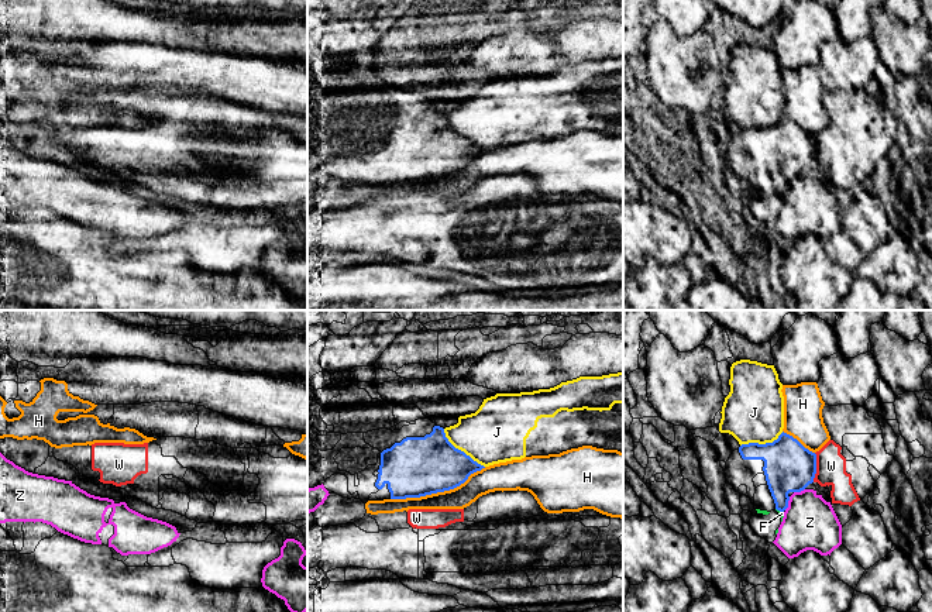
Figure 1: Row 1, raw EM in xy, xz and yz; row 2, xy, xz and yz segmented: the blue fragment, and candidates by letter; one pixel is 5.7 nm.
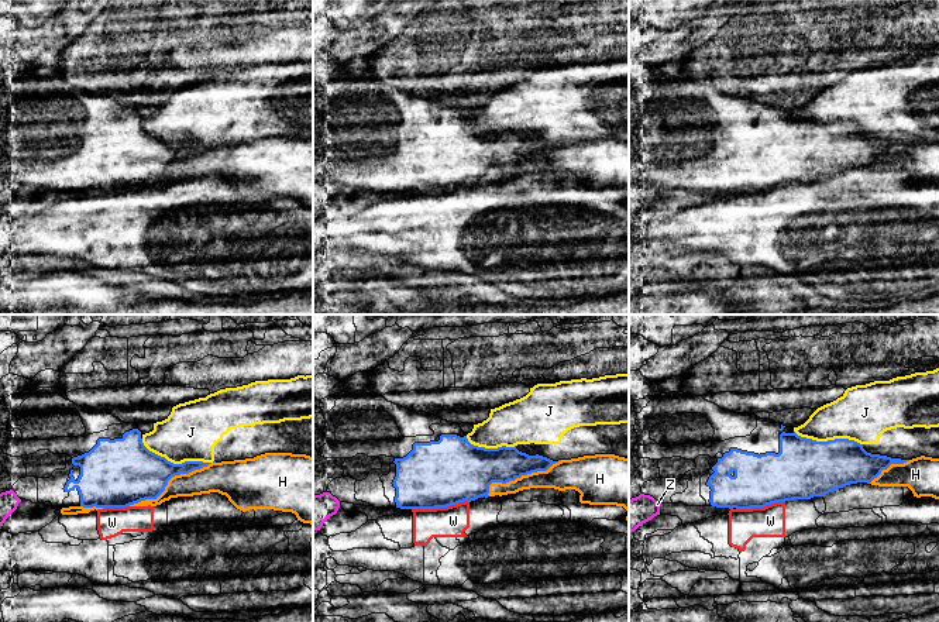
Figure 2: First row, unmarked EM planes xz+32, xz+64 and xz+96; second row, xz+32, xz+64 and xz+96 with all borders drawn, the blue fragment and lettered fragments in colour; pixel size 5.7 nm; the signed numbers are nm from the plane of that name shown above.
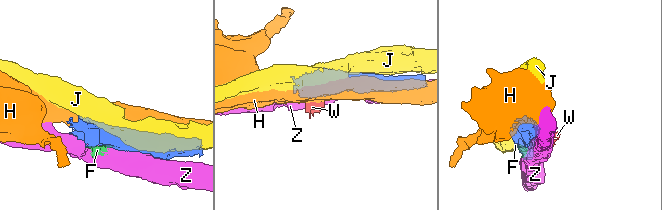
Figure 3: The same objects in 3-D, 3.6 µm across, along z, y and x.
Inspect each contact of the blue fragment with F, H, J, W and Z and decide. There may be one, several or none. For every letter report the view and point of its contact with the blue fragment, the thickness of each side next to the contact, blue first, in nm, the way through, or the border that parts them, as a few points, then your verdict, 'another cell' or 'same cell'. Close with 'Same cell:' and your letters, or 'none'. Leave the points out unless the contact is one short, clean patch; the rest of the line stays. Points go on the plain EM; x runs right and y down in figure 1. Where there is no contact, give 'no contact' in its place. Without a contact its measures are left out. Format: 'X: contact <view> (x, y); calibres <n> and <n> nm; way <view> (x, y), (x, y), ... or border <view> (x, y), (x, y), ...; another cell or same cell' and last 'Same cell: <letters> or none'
F: contact yz (780, 195); calibres 280 and 30 nm; another cell
H: contact xz (437, 175); calibres 340 and 140 nm; another cell
J: contact xz (460, 134); calibres 340 and 340 nm; another cell
W: contact yz (815, 151); calibres 280 and 180 nm; border yz (815, 137), (815, 161), (812, 165); another cell
Z: contact yz (787, 188); calibres 280 and 300 nm; another cell
Same cell: none

